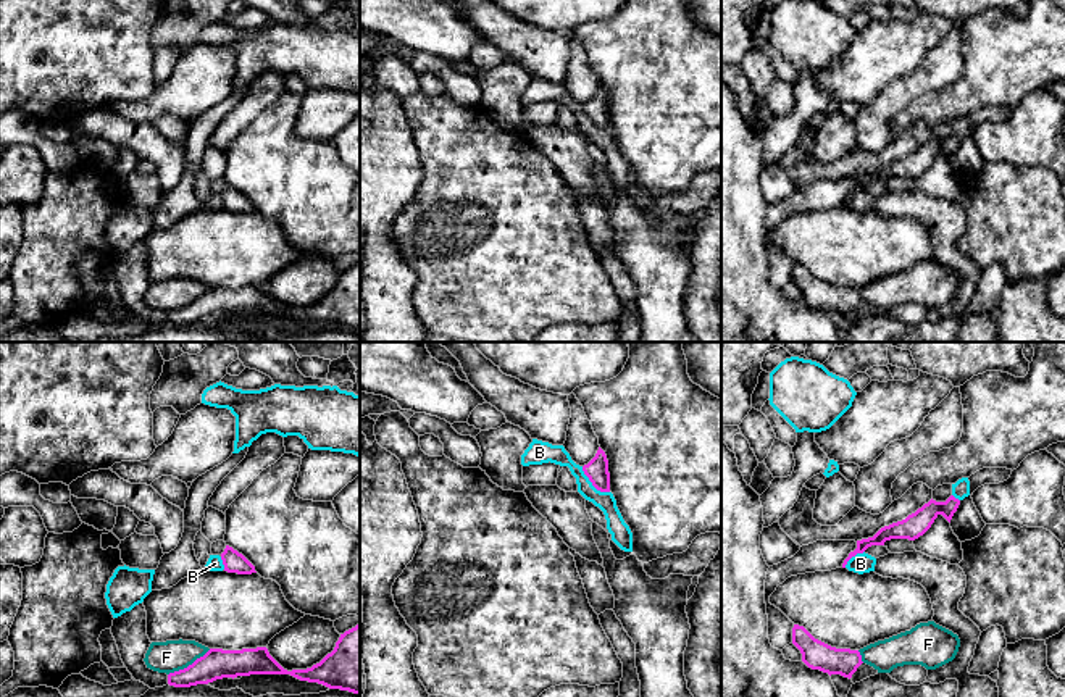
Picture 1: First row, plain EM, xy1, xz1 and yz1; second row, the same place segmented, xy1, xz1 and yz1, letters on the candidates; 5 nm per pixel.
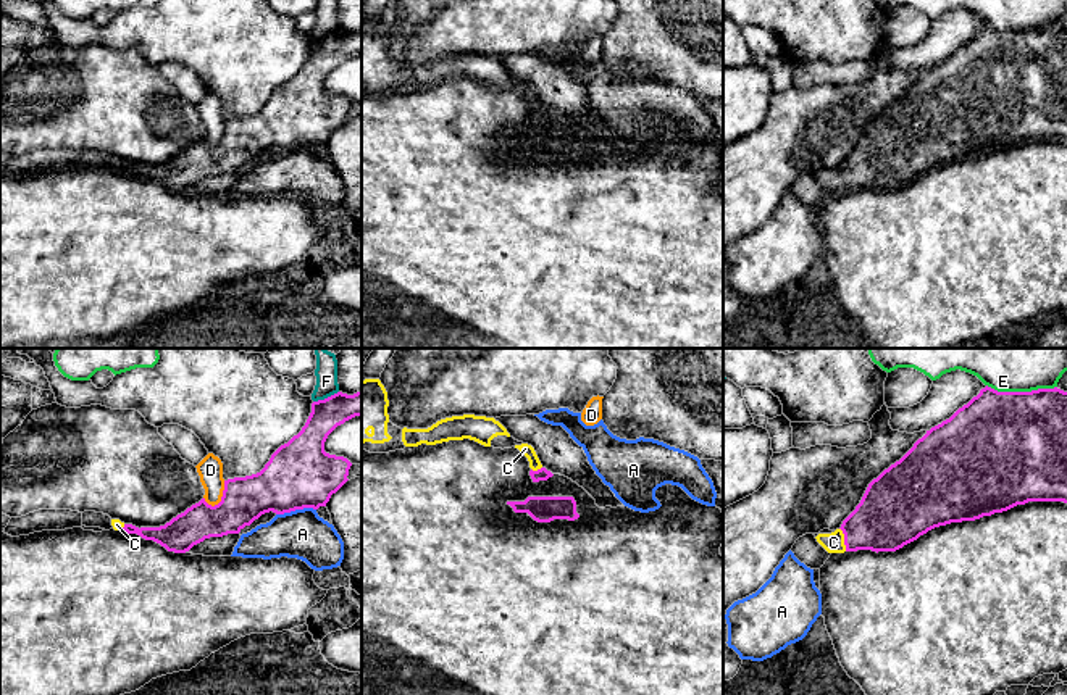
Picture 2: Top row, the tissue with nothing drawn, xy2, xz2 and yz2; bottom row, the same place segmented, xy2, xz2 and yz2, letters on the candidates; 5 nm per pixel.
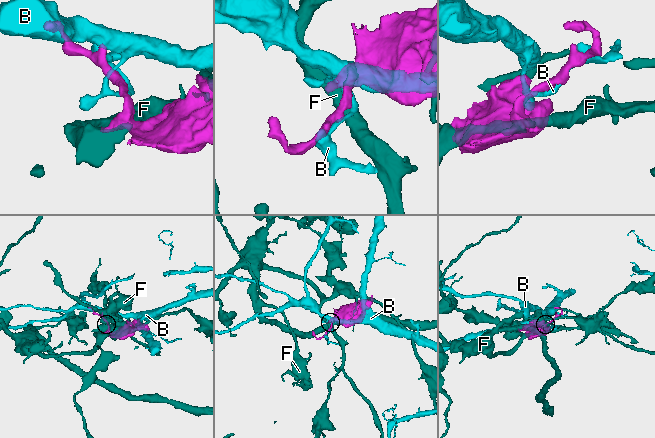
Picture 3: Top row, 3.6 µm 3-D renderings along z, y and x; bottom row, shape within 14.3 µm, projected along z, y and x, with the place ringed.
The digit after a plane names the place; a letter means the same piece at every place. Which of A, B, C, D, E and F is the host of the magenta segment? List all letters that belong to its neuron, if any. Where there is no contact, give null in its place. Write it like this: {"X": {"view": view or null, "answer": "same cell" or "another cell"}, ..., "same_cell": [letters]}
{"A": {"view": "xy2", "answer": "another cell"}, "B": {"view": "xz1", "answer": "another cell"}, "C": {"view": "yz2", "answer": "same cell"}, "D": {"view": "xy2", "answer": "another cell"}, "E": {"view": "yz2", "answer": "another cell"}, "F": {"view": "xy1", "answer": "another cell"}, "same_cell": ["C"]}

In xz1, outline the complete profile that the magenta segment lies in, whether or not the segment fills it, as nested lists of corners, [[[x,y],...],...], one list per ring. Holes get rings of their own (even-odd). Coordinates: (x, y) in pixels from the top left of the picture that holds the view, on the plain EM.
[[[600,86],[595,95],[583,105],[583,110],[597,129],[610,131],[608,98]]]

